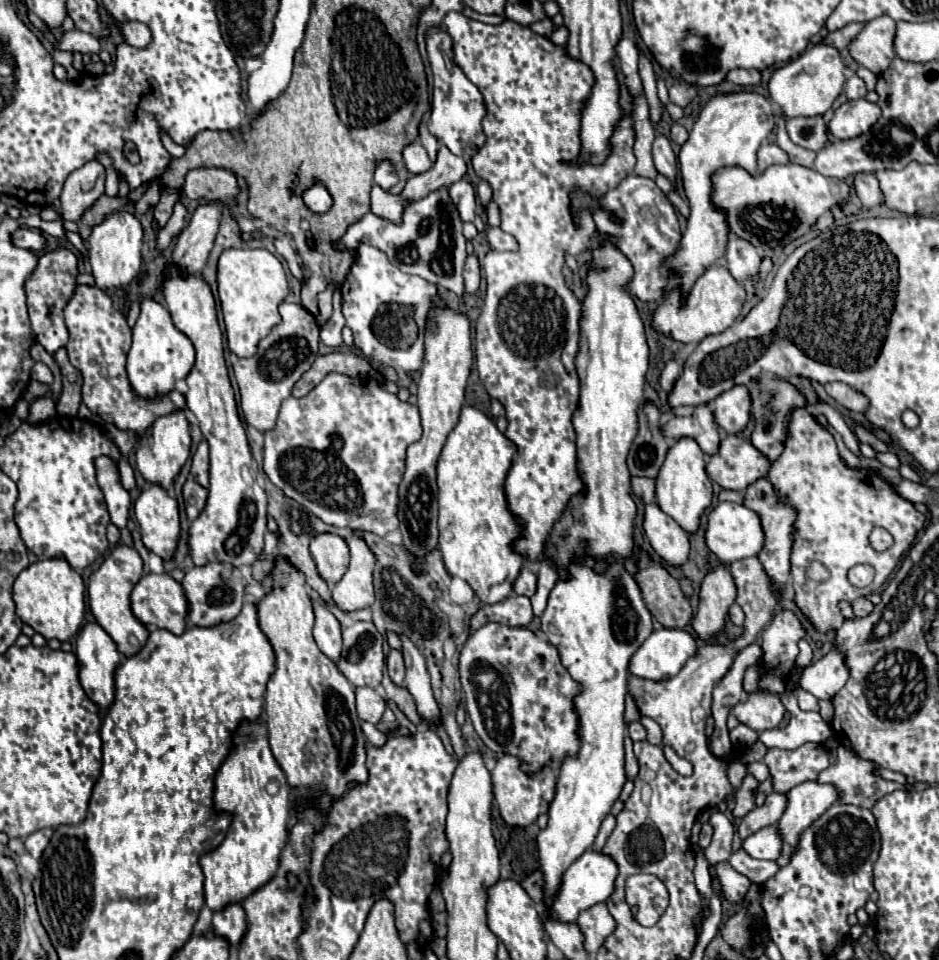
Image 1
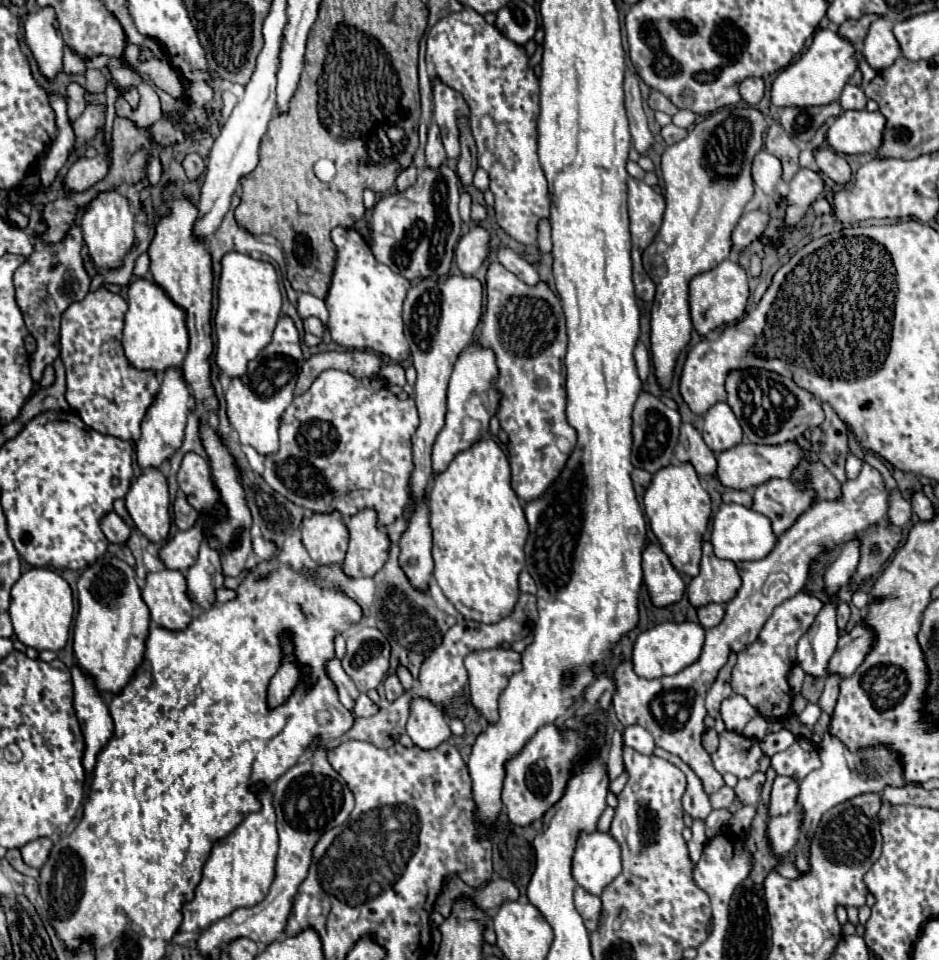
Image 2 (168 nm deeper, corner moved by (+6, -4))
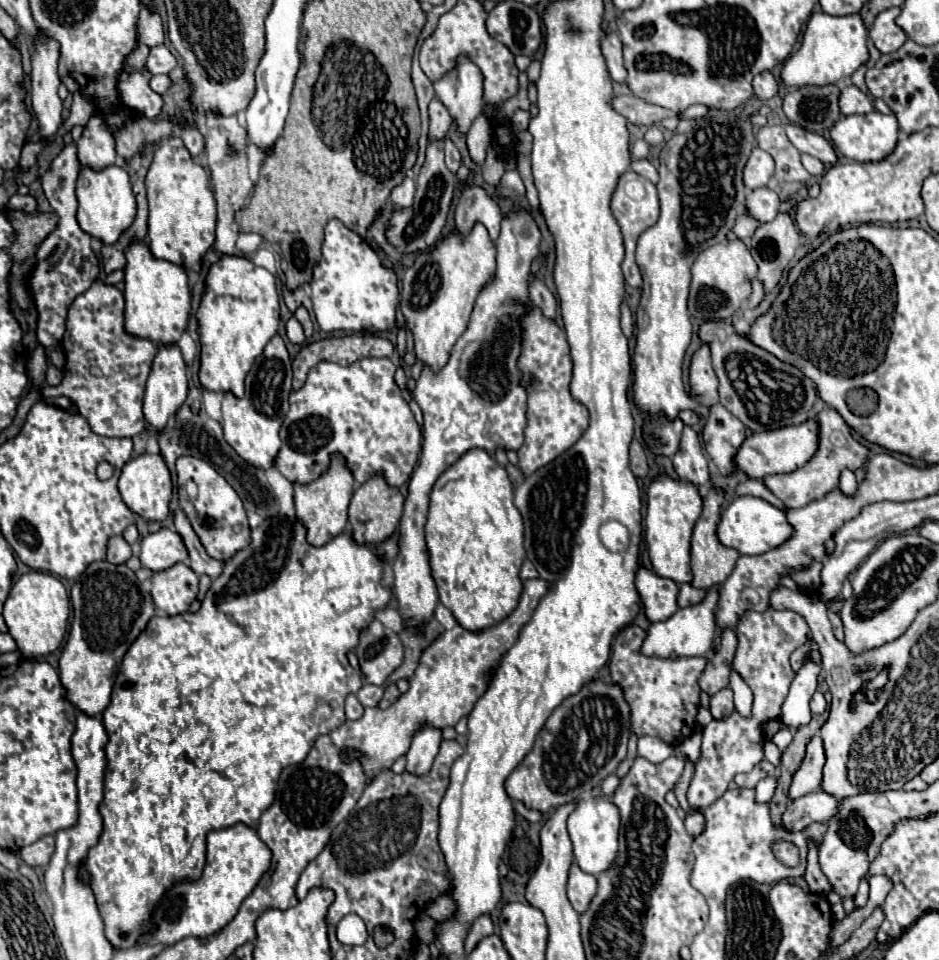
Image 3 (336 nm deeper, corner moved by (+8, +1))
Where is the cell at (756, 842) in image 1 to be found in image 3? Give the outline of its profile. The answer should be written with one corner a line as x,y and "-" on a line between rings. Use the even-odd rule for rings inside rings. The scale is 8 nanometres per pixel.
815,790
803,798
793,800
793,804
783,814
783,826
791,832
803,830
813,822
825,822
839,812
841,800
829,796
825,790

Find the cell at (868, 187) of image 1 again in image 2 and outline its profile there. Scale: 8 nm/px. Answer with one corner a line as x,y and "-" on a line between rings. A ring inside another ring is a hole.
819,149
815,153
815,159
817,159
817,165
819,169
831,177
837,185
847,185
851,181
851,167
847,165
847,161
843,157
839,157
835,151
831,149

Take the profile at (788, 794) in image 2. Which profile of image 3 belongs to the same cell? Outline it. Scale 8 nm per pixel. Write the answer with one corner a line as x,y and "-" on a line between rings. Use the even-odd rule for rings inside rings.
815,734
811,738
811,742
807,744
807,756
801,764
801,768
795,772
791,788
789,788
789,796
801,798
813,790
817,790
821,786
821,768
825,766
825,748
823,748
823,740
819,734

